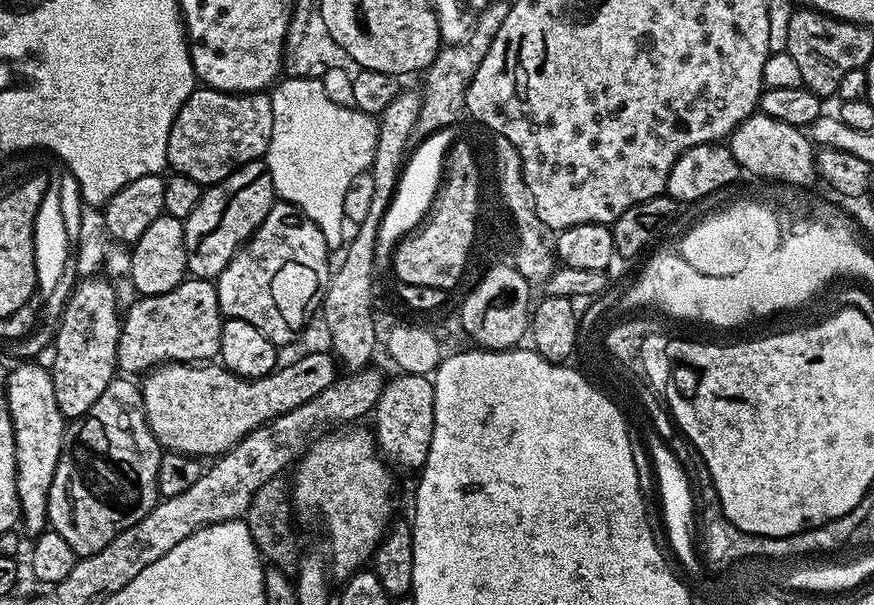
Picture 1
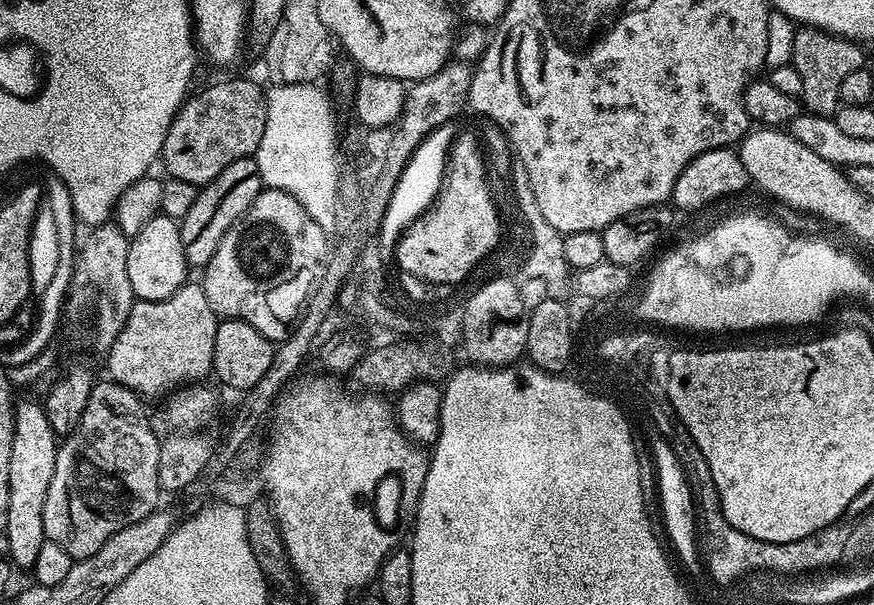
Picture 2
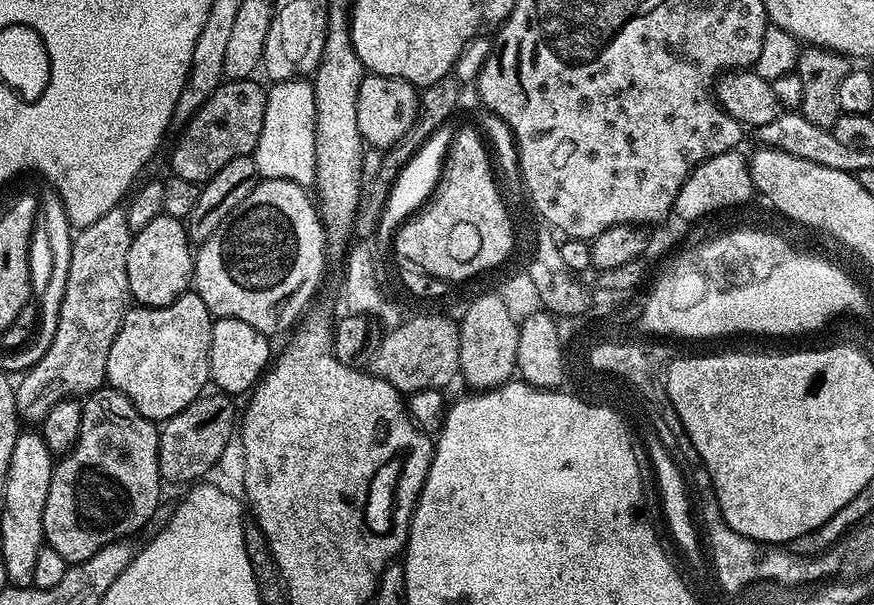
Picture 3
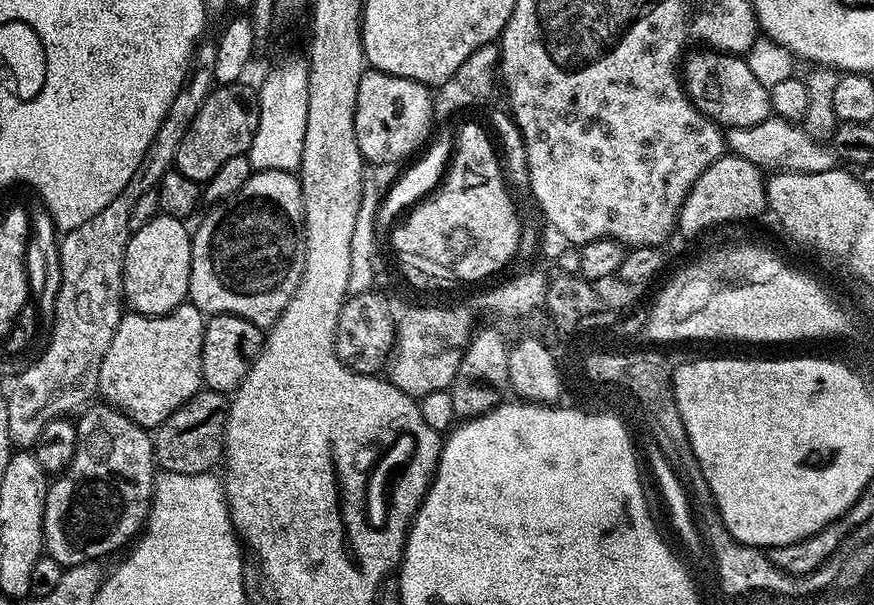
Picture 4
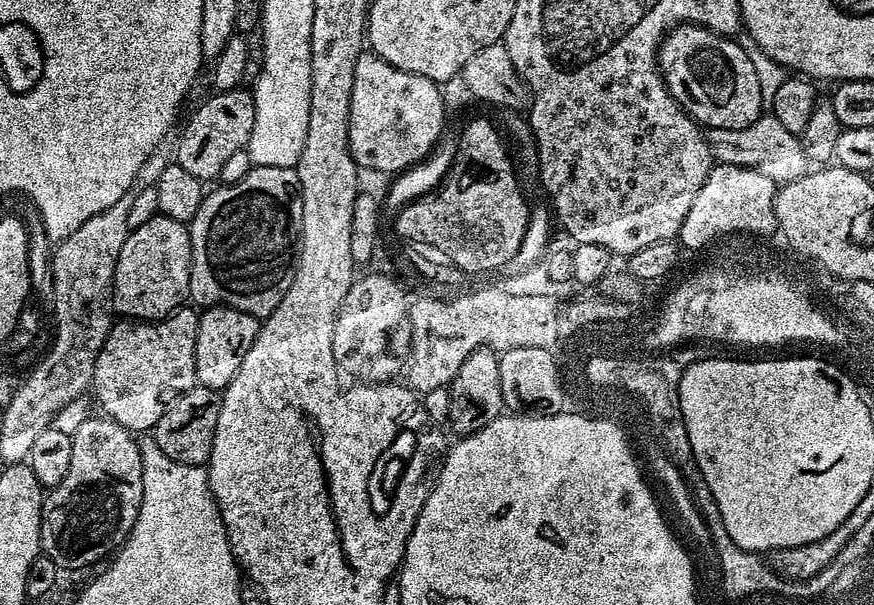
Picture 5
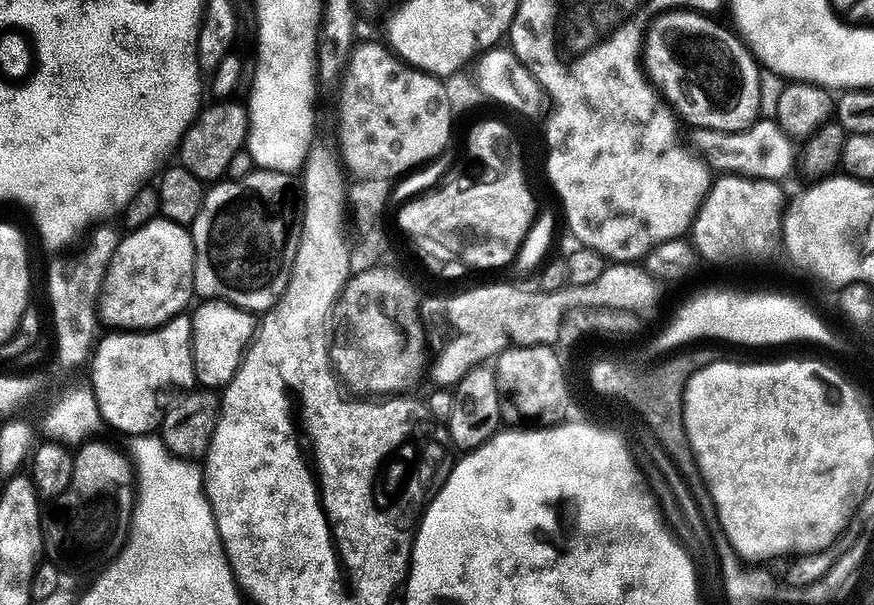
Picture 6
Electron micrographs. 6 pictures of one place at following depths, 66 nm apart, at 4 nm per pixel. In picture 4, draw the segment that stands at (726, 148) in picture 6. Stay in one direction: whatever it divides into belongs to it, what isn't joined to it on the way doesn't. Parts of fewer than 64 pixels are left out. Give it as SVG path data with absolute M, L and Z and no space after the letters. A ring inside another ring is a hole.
M775 114L758 126L728 128L726 148L731 155L741 156L768 170L787 170L789 172L828 172L837 167L838 157L825 141L810 138L810 134L799 123L783 120Z

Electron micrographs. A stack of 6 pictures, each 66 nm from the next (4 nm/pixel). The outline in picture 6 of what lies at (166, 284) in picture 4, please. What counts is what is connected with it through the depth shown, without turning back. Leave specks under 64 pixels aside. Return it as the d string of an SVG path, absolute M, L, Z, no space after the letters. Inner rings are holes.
M157 218L146 222L146 226L125 231L119 237L117 249L109 260L99 293L98 316L112 330L142 332L150 328L161 328L175 316L181 315L188 303L194 300L194 242L192 233L178 222Z

